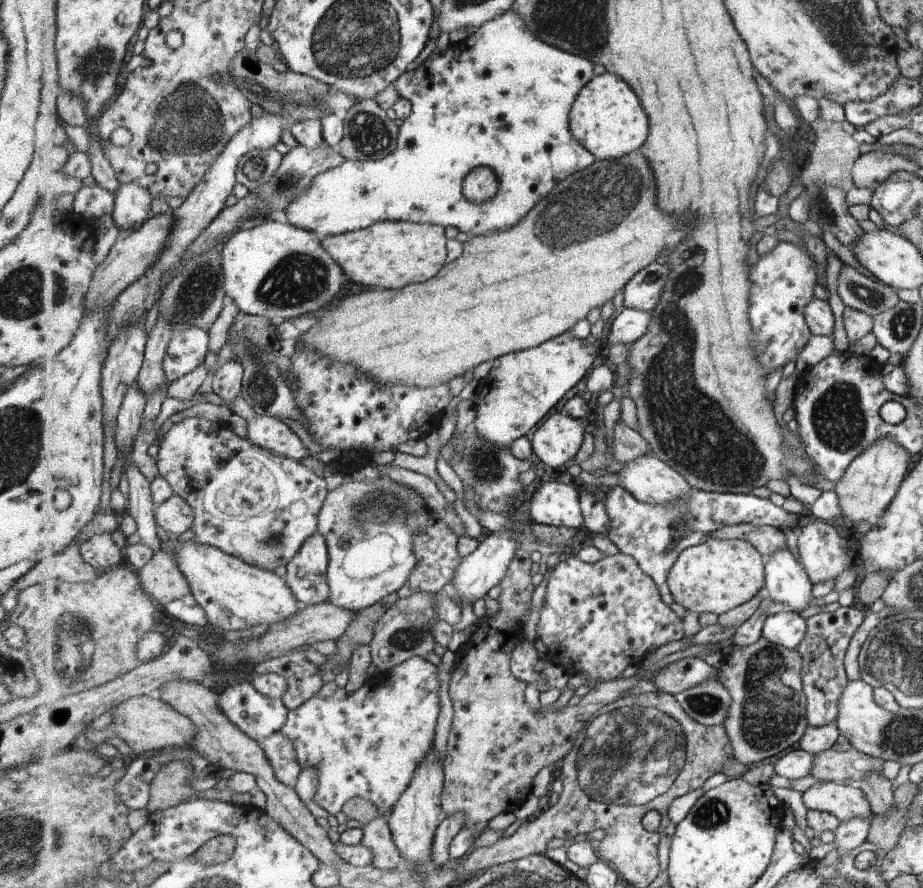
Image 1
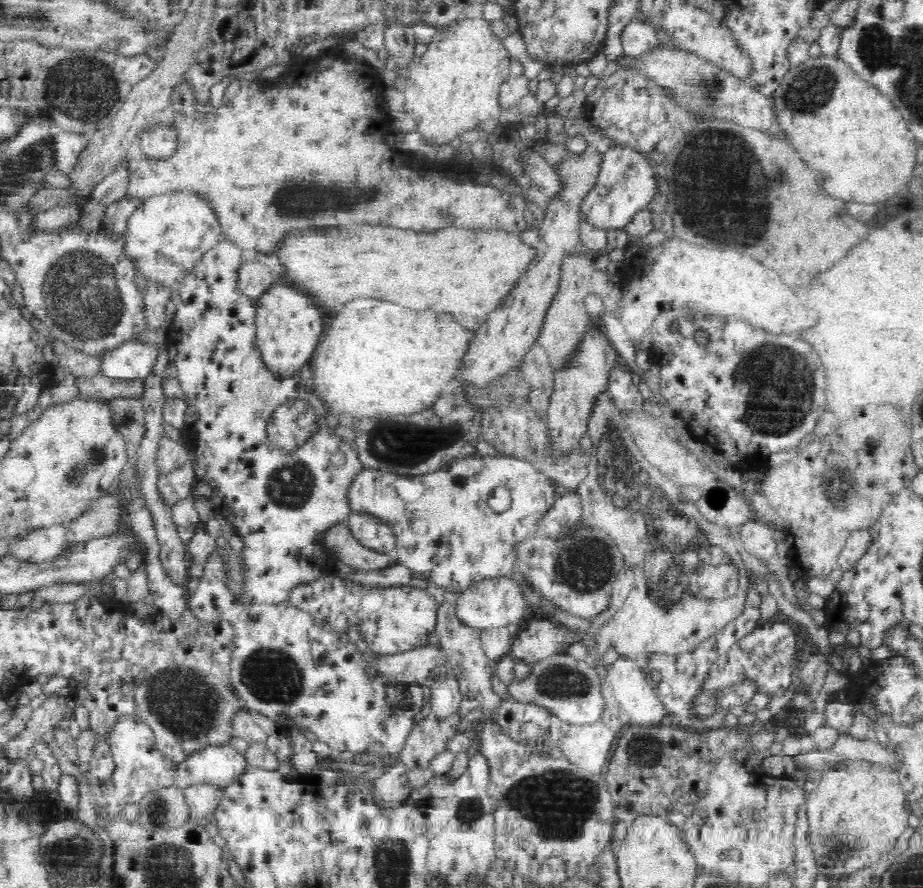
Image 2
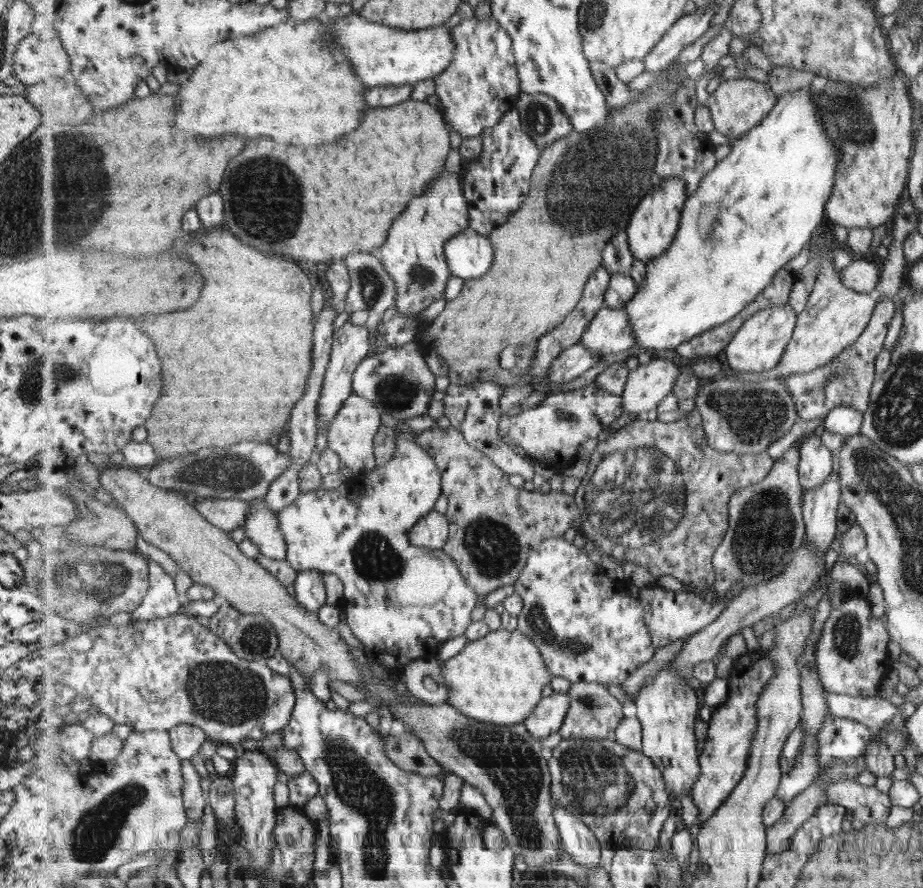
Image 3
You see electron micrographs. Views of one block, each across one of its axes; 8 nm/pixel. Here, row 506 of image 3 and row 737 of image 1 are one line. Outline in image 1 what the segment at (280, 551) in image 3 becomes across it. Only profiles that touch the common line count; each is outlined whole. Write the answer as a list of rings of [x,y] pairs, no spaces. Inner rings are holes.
[[[242,681],[232,686],[228,686],[220,694],[220,709],[253,740],[262,743],[278,733],[287,722],[289,709],[284,700],[265,696],[259,692],[252,682]]]

